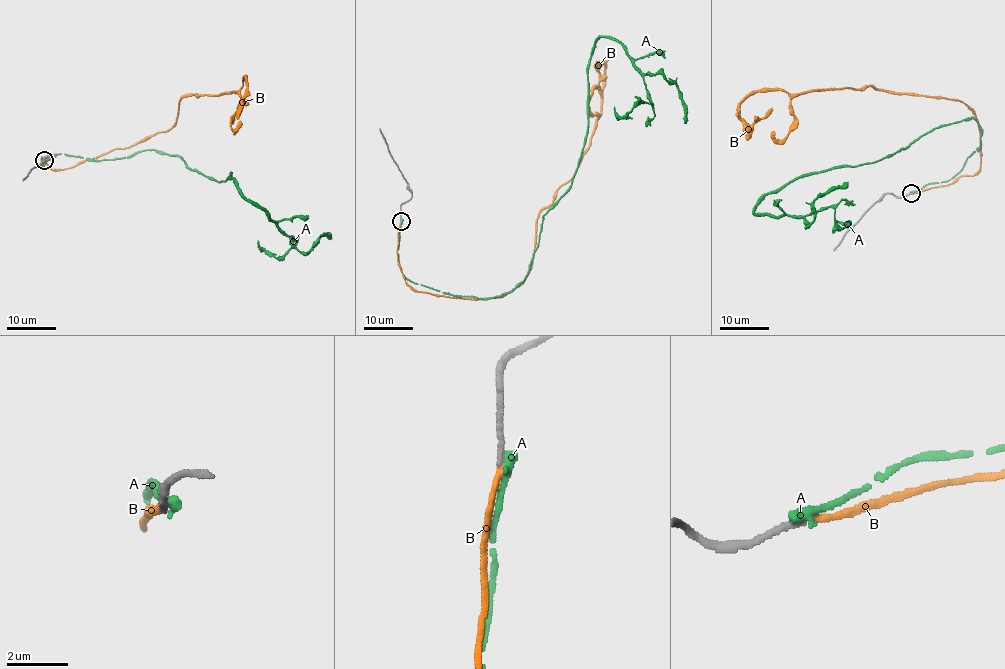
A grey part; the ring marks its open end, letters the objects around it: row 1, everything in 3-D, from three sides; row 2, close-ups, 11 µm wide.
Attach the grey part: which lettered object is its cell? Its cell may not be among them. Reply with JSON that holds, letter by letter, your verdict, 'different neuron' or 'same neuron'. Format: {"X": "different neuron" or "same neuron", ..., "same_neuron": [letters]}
{"A": "different neuron", "B": "same neuron", "same_neuron": ["B"]}

